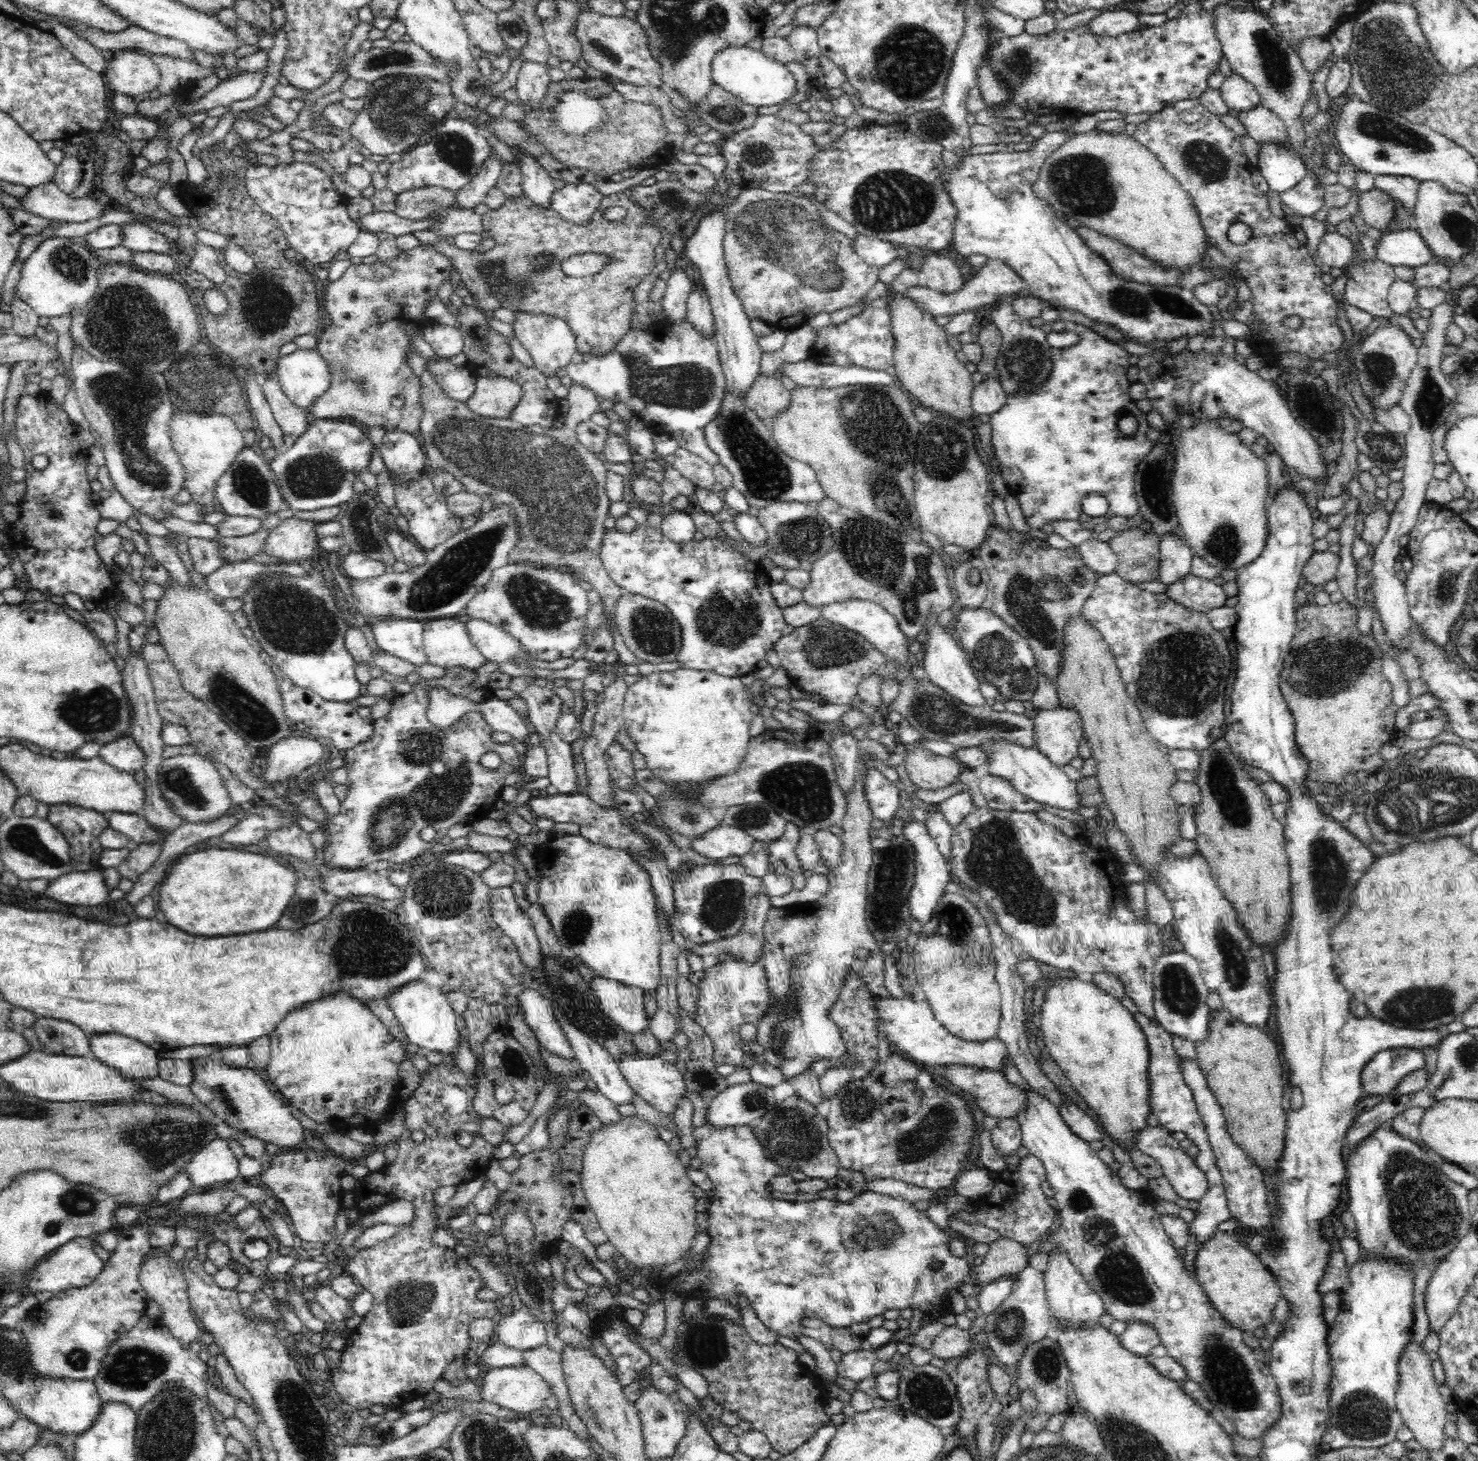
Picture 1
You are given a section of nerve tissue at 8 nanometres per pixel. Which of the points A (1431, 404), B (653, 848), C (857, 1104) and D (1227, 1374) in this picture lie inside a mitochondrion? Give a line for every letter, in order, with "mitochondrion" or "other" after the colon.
A: mitochondrion
B: other
C: mitochondrion
D: mitochondrion

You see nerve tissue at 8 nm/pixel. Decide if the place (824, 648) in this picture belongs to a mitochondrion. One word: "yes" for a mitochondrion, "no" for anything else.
yes

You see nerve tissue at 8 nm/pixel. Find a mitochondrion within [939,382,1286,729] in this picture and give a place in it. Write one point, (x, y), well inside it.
(1184, 676)

